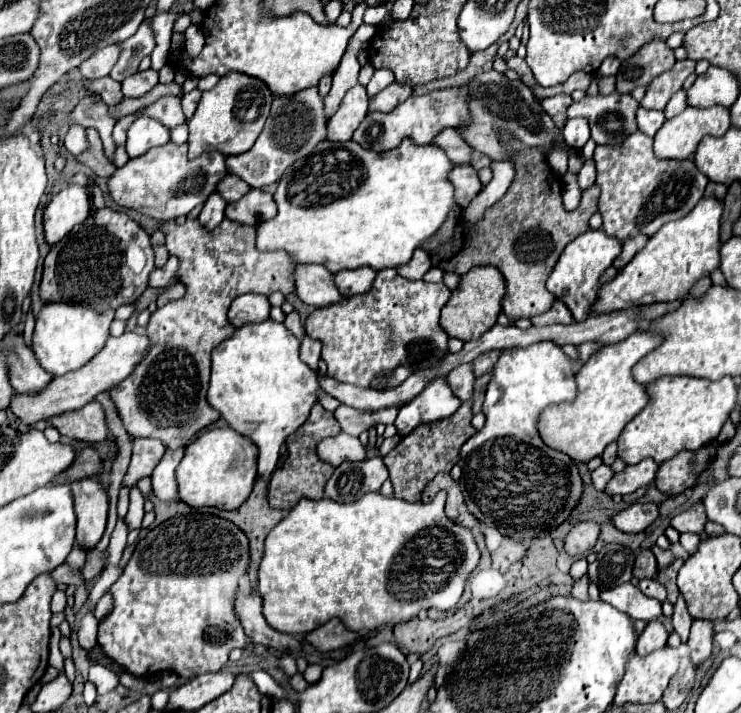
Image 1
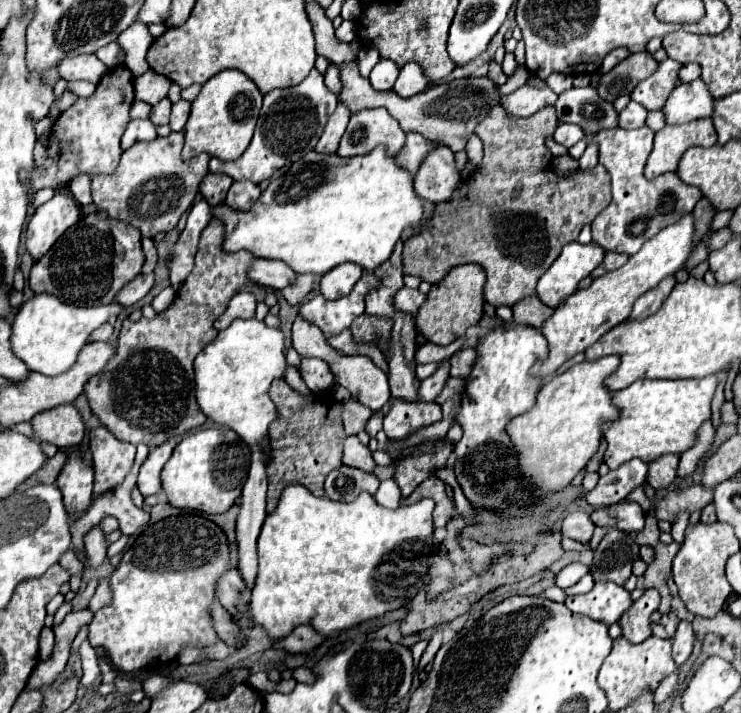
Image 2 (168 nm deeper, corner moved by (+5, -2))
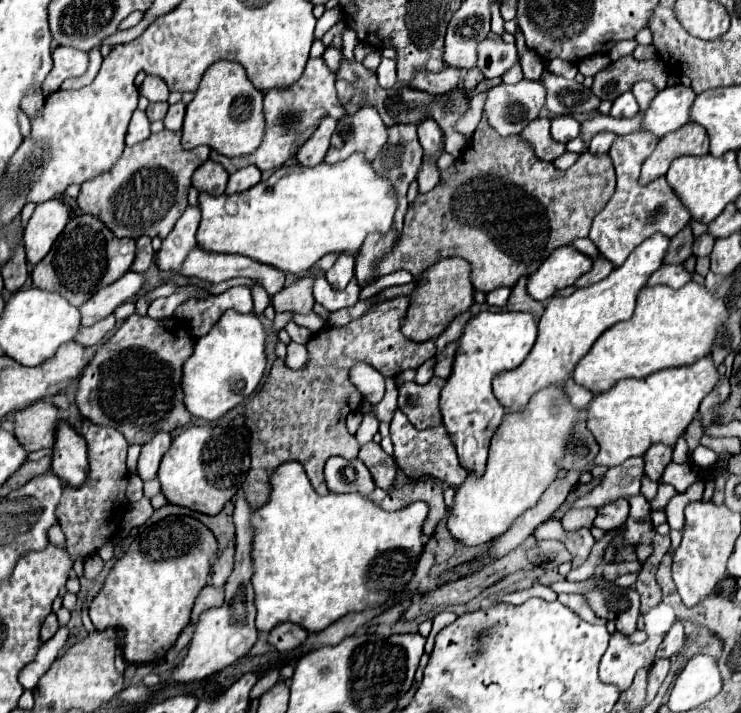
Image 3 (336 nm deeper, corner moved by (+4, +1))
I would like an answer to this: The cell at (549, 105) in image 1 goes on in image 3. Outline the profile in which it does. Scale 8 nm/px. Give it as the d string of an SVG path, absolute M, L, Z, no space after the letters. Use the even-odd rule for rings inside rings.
M521 80L519 84L499 84L487 90L485 118L489 126L503 138L519 134L531 120L539 116L545 104L545 88L541 82Z

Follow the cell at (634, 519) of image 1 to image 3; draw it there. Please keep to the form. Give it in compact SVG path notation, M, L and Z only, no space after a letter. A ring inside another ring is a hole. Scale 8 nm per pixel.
M625 498L615 500L615 502L605 504L603 508L599 508L599 514L593 520L593 526L601 528L601 530L619 528L623 524L623 520L625 520L627 514L629 514L629 502Z

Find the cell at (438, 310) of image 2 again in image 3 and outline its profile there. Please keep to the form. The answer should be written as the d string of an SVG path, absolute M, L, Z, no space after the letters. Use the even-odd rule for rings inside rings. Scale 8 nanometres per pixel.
M445 258L437 264L429 266L421 276L417 276L417 286L411 292L407 314L401 322L401 332L413 342L425 342L429 338L437 338L449 322L469 310L473 304L473 284L471 284L471 268L463 258Z

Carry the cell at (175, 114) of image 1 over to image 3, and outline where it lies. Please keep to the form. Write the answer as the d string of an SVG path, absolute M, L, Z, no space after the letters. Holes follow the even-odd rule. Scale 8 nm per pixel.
M155 102L155 104L149 104L149 106L147 106L145 114L147 114L147 118L149 118L151 122L155 122L155 120L163 120L165 114L167 114L167 108L169 108L167 102Z

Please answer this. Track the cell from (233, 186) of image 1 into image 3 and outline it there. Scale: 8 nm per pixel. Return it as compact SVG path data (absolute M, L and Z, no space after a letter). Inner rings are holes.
M207 160L205 164L201 164L195 174L193 174L193 186L199 192L209 192L213 196L221 196L225 194L225 186L227 186L229 174L225 172L225 168L213 160Z

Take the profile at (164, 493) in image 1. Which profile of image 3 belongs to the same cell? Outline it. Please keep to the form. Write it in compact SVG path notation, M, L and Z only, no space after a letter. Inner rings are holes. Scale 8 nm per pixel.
M157 432L147 444L141 446L137 462L137 474L141 476L141 480L153 480L157 476L159 462L169 446L171 446L171 434L167 432Z

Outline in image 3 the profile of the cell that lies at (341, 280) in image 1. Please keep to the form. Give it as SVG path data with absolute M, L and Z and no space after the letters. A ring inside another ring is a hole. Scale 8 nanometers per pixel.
M341 254L339 260L335 262L335 266L325 272L325 278L329 280L329 284L331 284L333 288L341 290L341 288L345 288L345 286L351 282L351 278L355 276L353 266L355 266L355 258L349 256L349 254Z

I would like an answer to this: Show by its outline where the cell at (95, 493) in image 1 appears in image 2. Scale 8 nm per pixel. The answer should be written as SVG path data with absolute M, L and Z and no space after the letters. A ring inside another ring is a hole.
M70 453L68 463L64 465L64 471L60 473L60 479L56 481L56 485L64 495L64 507L70 519L78 521L78 517L84 515L92 505L94 469L86 465L80 457Z

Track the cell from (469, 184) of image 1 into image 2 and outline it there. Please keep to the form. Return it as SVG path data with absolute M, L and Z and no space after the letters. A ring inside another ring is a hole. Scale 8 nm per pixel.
M440 145L436 149L438 151L428 155L428 159L424 159L424 163L420 165L414 187L416 193L420 193L424 199L432 203L444 203L460 187L462 175L456 169L454 153L446 145Z

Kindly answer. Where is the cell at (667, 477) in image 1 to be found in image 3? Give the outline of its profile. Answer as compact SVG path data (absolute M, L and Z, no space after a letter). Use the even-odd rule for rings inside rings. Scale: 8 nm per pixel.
M653 444L643 456L643 460L645 460L645 476L649 476L651 480L657 482L661 478L663 470L665 470L665 466L671 462L671 452L673 452L671 446Z

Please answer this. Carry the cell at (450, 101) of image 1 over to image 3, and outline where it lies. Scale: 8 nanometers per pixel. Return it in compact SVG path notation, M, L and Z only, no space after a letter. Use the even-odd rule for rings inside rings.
M363 106L353 116L345 116L337 122L325 162L333 164L337 160L345 160L353 152L363 152L371 162L373 156L377 156L377 152L383 148L385 140L387 126L383 124L381 116L373 106Z

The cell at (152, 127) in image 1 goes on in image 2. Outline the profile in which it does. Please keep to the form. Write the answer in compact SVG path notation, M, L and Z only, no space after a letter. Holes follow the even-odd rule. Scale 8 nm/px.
M132 119L128 123L128 129L122 137L122 149L130 149L134 143L140 143L140 141L154 141L158 135L156 135L156 125L152 125L150 119Z

